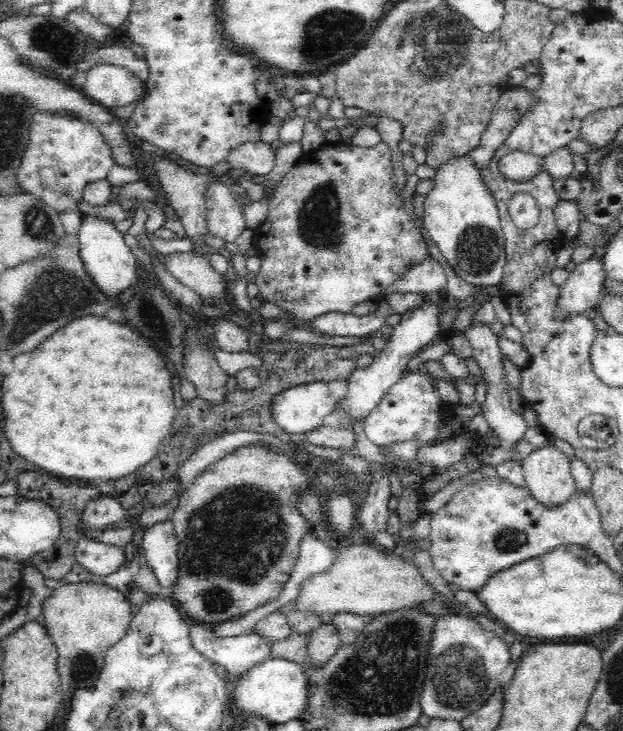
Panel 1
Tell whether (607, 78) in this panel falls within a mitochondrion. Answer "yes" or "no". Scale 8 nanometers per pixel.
no

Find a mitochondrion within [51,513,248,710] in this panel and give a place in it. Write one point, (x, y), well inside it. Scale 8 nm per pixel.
(82, 667)

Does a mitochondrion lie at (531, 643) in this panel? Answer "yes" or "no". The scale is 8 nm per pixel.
no

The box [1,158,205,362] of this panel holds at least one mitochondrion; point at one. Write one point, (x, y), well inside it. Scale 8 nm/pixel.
(57, 293)

